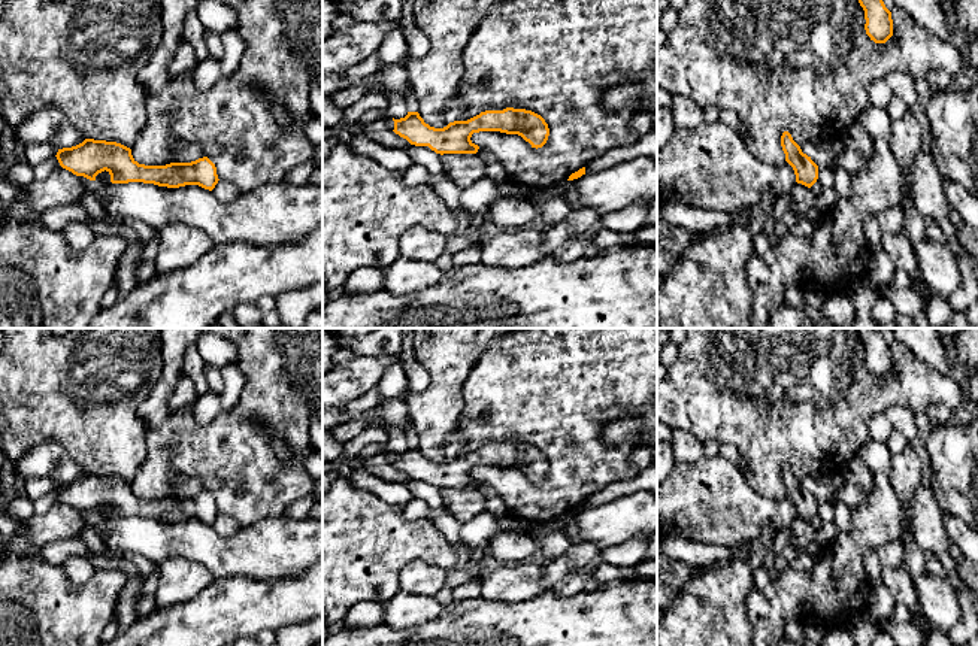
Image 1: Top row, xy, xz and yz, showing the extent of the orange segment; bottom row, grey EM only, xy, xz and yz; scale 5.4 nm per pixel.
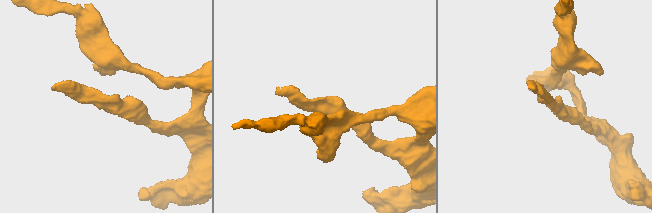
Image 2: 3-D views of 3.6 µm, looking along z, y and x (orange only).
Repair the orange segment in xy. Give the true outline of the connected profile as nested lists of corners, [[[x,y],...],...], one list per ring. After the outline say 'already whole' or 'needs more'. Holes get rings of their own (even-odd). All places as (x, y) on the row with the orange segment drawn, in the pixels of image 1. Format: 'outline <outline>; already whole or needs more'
outline [[[85,139],[76,146],[58,149],[55,157],[63,169],[90,181],[105,170],[112,184],[143,182],[167,188],[199,185],[212,191],[219,181],[208,157],[191,163],[145,166],[133,158],[130,148],[116,142]]]; already whole

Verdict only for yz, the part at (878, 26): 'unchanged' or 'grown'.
unchanged

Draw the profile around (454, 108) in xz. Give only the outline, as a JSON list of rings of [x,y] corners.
[[[458,92],[451,97],[451,100],[446,104],[445,109],[445,119],[449,122],[454,122],[460,118],[460,115],[464,112],[464,104],[458,95]]]

